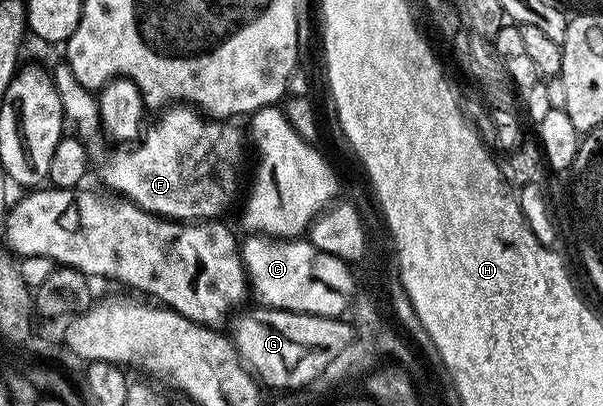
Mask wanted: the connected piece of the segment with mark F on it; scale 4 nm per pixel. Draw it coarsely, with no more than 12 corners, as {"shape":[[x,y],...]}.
{"shape":[[170,105],[110,192],[162,219],[213,221],[237,195],[247,139]]}

